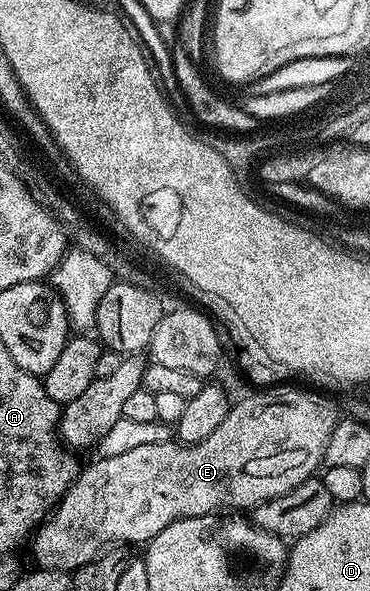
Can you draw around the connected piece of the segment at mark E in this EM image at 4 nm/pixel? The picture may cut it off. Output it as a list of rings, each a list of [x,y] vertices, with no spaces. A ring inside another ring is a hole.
[[[272,385],[256,390],[256,395],[245,396],[232,406],[225,421],[200,443],[168,441],[140,445],[117,457],[96,458],[96,463],[84,466],[34,532],[29,543],[34,566],[44,571],[74,573],[97,558],[108,545],[146,545],[173,521],[235,509],[231,507],[254,509],[258,503],[281,497],[281,493],[289,493],[289,489],[301,485],[301,481],[312,478],[320,470],[327,442],[339,424],[341,412],[333,400],[315,391],[287,386]]]

